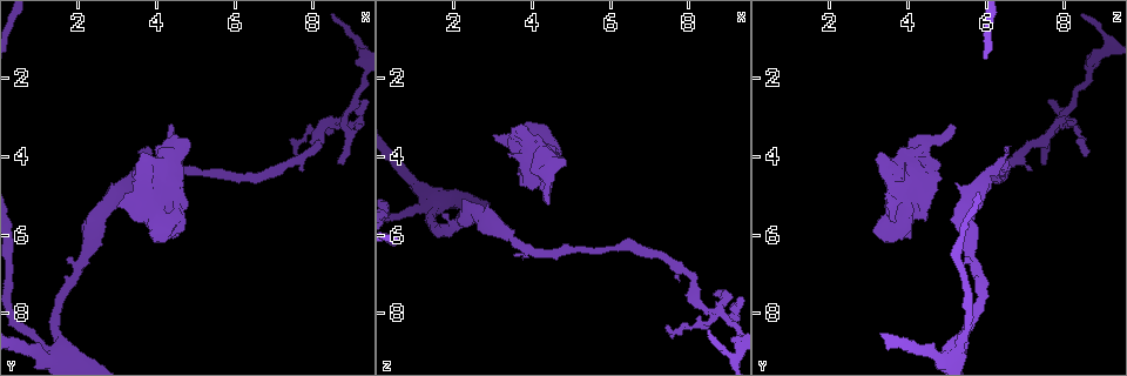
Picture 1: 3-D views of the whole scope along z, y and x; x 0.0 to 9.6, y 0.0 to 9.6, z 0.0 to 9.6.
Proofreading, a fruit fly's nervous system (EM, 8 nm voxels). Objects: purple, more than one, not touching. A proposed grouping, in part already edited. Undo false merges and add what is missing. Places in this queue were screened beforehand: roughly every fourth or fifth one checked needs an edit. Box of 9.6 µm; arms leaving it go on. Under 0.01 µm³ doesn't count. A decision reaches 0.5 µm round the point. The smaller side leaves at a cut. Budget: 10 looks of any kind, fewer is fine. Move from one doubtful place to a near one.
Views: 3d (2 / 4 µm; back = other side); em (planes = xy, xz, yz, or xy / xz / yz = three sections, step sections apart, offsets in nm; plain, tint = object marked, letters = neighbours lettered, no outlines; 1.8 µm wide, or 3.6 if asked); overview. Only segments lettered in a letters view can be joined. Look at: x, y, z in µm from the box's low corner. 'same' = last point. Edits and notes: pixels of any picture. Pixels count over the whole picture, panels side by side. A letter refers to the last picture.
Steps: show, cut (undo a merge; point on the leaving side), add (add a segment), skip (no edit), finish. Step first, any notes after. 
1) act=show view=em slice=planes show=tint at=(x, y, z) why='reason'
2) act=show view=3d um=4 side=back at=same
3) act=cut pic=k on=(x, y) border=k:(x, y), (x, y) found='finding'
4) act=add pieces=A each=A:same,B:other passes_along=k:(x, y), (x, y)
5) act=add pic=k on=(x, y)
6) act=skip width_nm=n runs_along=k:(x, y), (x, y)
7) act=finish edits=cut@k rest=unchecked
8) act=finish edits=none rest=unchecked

act=show view=em um=3.6 slice=planes show=letters at=(8.75, 3.20, 7.95) why='four or more arms meet'

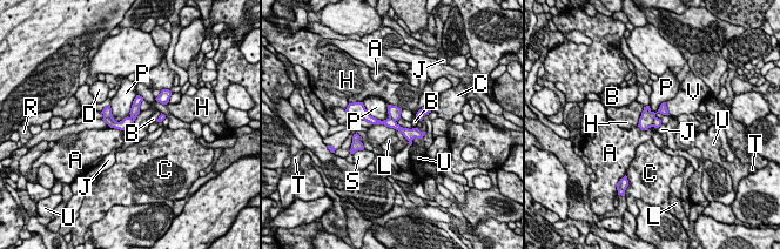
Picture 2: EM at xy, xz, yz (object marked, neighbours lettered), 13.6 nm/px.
act=cut pic=2 on=(646, 120) width_nm=160 each=A:other,B:other,C:other,D:other,H:other,J:other,L:other,P:other,R:other,S:other,T:other,U:other,V:other border=2:(656, 118), (652, 126) found='two neurons meet here'

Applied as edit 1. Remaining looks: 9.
act=show view=overview

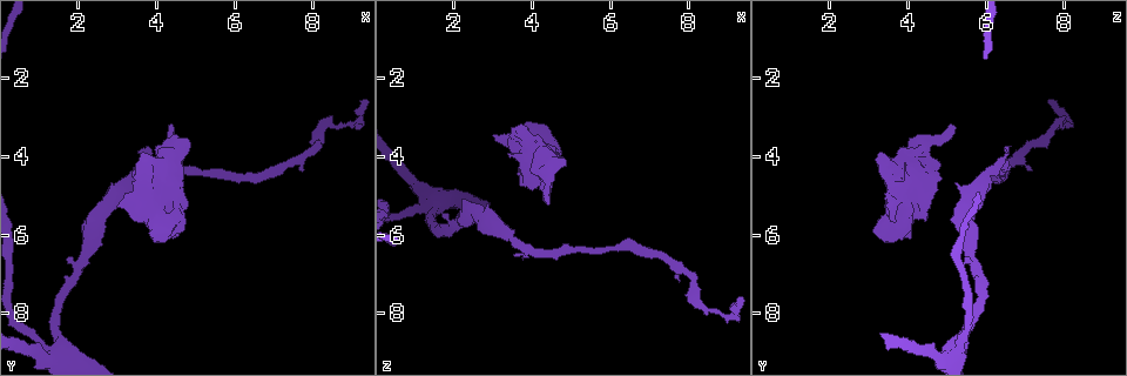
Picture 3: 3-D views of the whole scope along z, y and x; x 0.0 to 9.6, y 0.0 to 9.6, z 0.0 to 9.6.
act=show view=em slice=planes show=letters at=(4.40, 3.25, 5.10) why='an open end'

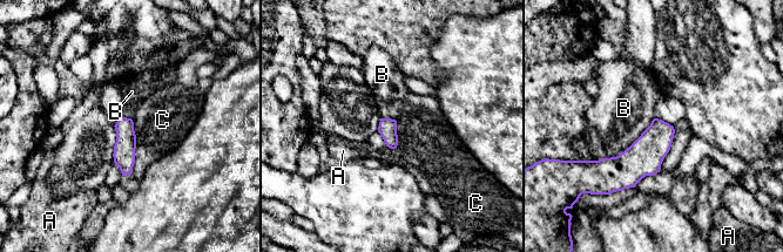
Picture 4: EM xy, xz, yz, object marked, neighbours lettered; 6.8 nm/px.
act=skip width_nm=130 each=A:other,B:other,C:other border=4:(130, 118), (135, 135), (133, 172) found='no lettered segment goes on from it'

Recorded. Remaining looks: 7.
act=show view=3d um=2 at=(3.50, 3.90, 6.50) why='branch stops here'

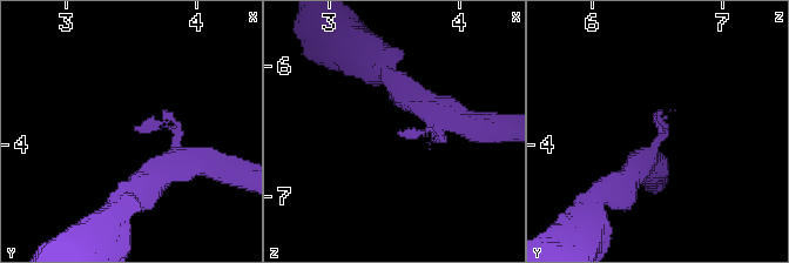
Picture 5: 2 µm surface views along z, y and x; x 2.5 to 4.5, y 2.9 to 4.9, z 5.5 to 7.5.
act=show view=em um=3.6 slice=yz step=8 show=letters at=(3.52, 3.92, 6.50) why='shape alone is not enough'

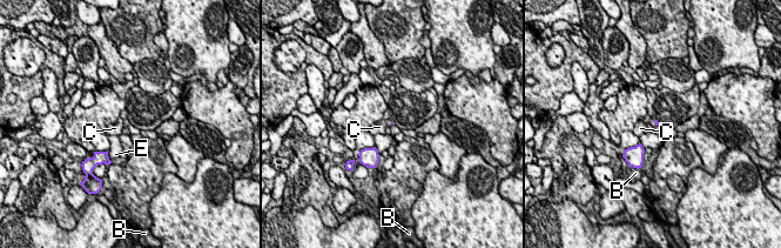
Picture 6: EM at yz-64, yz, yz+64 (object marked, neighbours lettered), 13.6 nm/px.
act=skip each=B:other,C:other,E:other border=6:(107, 151), (110, 161) found='none of them fits'

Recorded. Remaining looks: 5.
act=show view=em um=3.6 slice=xz step=4 show=tint at=(1.20, 8.95, 5.30) why='looks like a crossing'

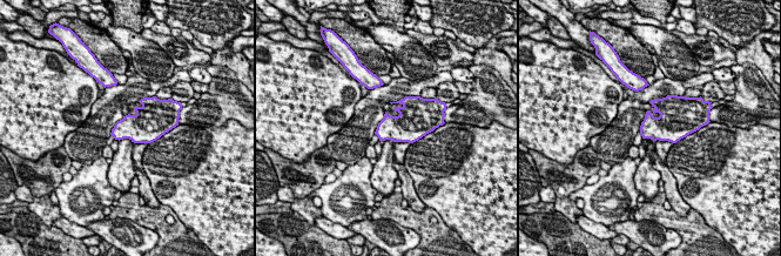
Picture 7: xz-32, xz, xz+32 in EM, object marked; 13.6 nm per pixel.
act=show view=em um=3.6 slice=planes show=letters at=same

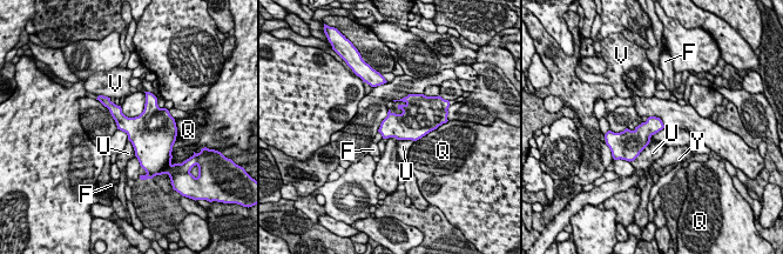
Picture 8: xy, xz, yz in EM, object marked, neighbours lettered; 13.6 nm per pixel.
act=skip longest_contact=U:340nm each=F:other,Q:other,U:other,V:other,Y:other border=8:(648, 144), (632, 161) found='one neuron here'

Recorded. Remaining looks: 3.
act=finish edits=cut@2 rest=unchecked

